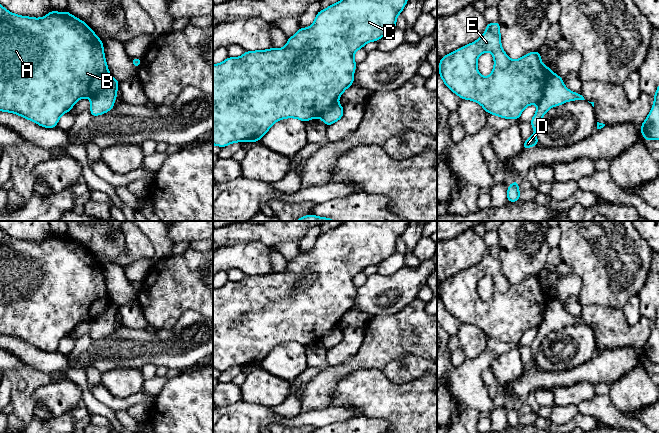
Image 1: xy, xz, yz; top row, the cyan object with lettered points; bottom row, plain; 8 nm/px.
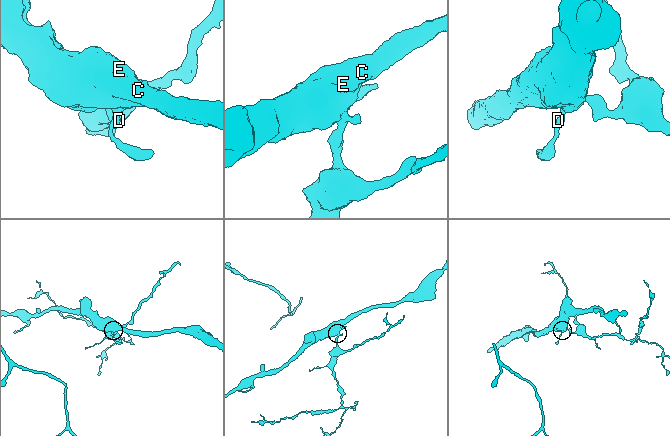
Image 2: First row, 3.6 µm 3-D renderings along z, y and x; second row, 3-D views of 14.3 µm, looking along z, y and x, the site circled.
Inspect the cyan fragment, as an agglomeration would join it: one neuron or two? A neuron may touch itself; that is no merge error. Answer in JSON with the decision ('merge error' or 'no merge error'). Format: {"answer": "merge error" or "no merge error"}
{"answer": "merge error"}

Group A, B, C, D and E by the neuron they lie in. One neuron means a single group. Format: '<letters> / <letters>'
A B C E / D

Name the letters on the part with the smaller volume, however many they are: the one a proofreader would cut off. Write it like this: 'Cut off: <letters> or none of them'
Cut off: D

